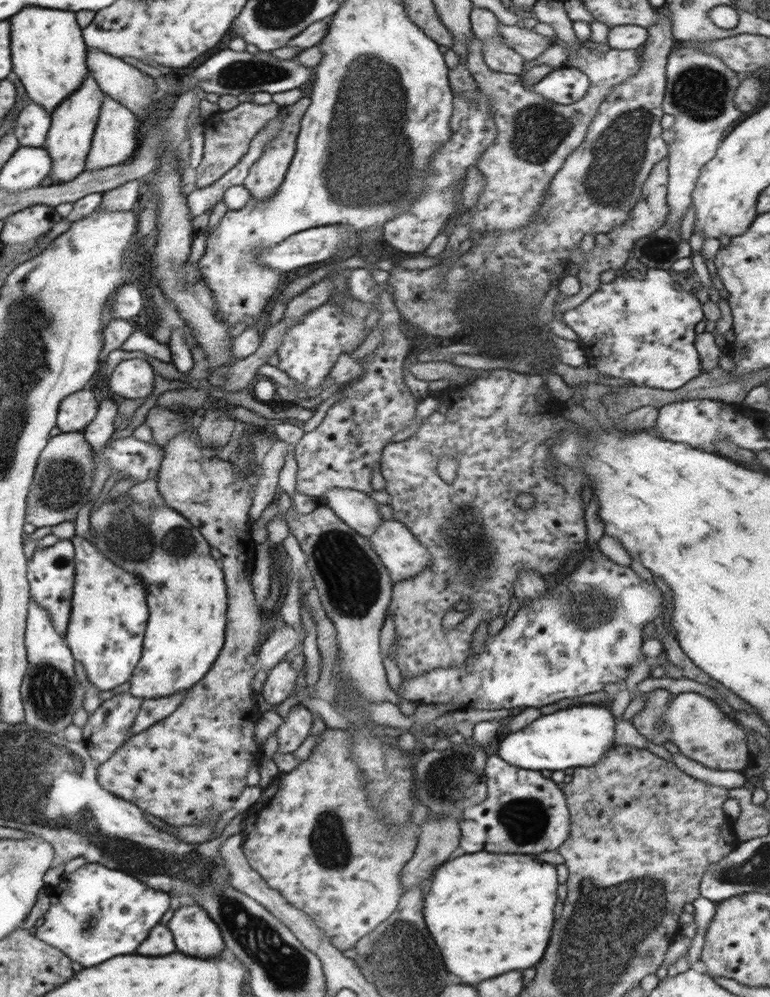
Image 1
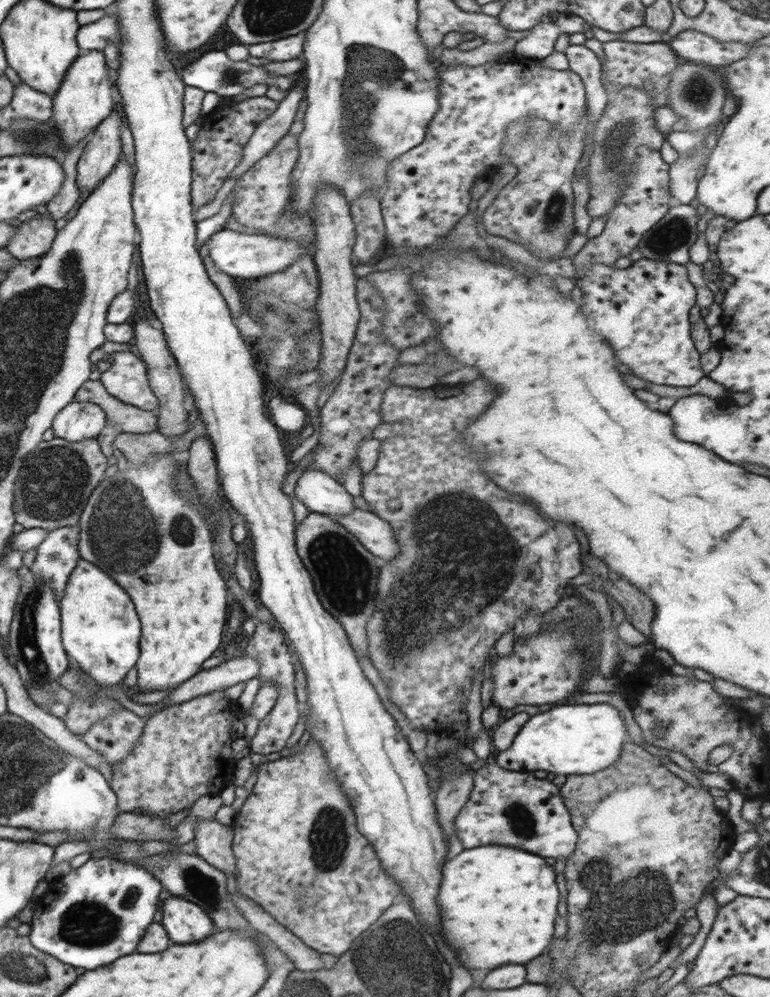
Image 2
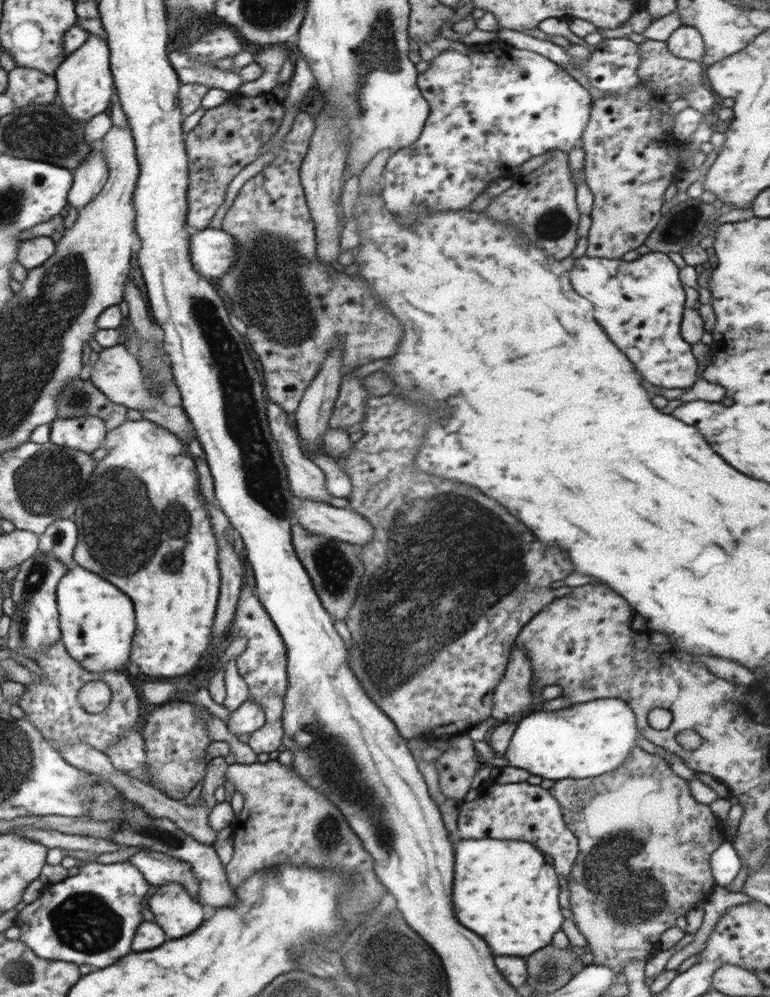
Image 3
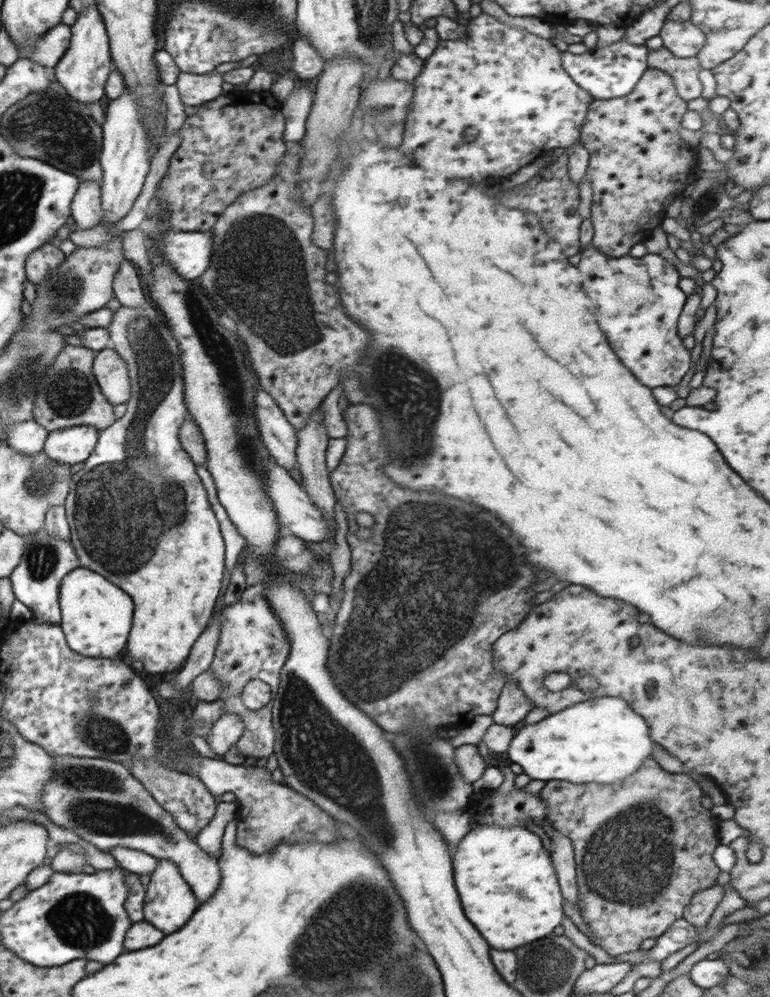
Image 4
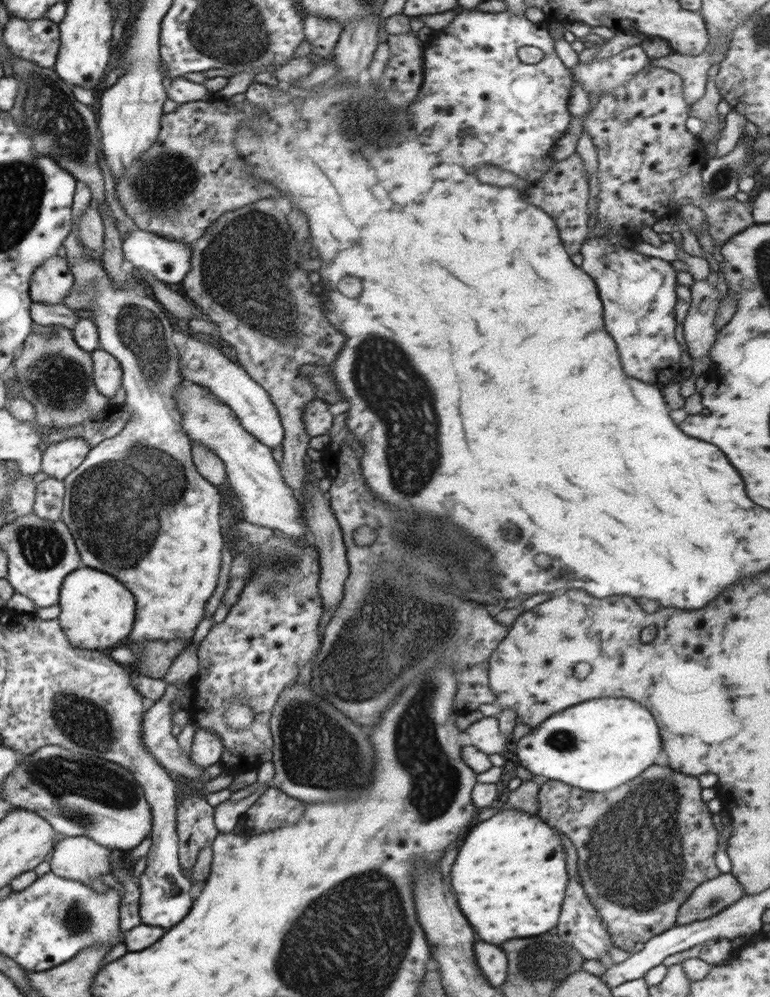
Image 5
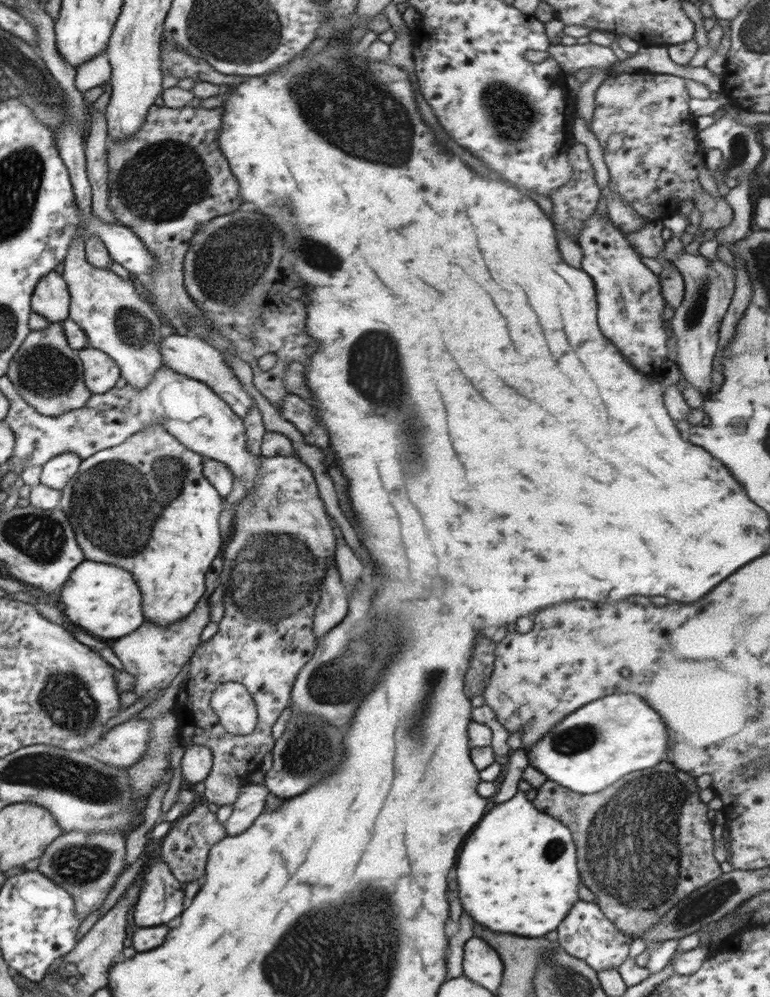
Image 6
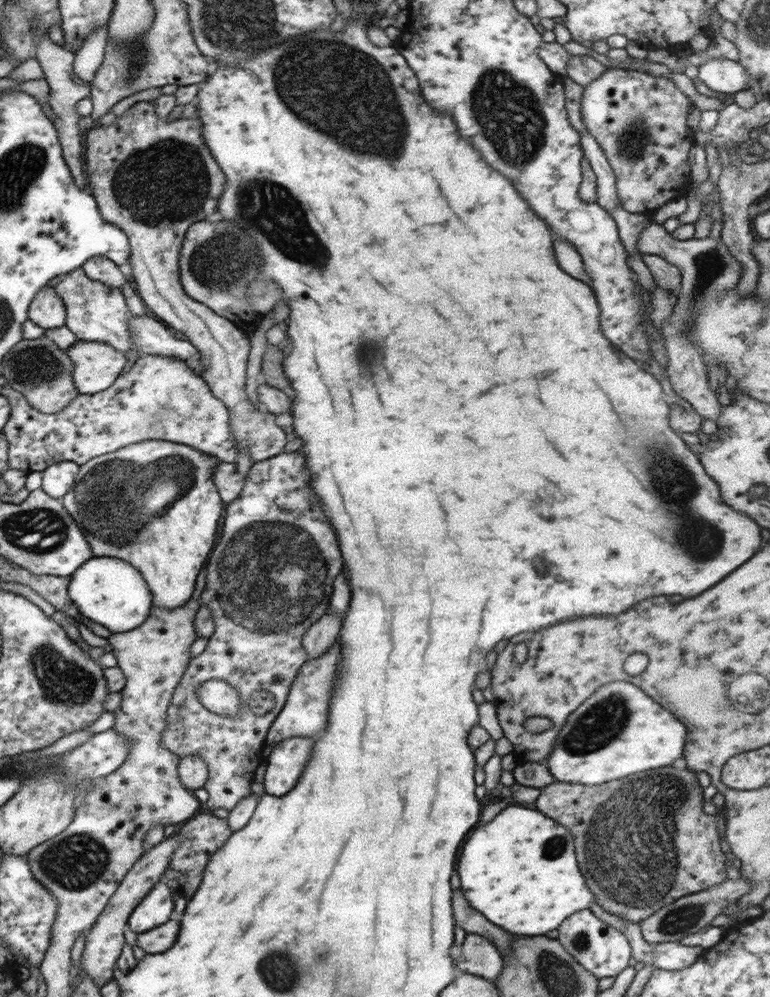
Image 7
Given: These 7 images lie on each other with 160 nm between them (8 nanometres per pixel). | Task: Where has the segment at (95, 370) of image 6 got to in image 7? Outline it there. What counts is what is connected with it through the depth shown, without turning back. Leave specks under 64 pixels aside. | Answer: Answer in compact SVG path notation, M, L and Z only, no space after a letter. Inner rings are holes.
M78 340L67 348L74 363L74 386L80 395L106 390L124 372L127 358L105 342Z

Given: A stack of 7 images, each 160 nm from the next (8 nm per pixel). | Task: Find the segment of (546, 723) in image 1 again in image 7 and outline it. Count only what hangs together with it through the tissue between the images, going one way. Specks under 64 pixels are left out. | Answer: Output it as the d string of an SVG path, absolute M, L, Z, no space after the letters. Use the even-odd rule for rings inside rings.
M608 682L567 717L546 765L557 781L594 786L683 758L686 726L631 682Z

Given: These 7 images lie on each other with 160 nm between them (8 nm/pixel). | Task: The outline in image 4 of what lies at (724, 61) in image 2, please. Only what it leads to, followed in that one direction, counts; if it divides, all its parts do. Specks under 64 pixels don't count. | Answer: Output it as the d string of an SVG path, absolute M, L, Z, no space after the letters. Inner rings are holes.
M665 19L659 36L663 40L663 46L678 58L696 57L706 42L704 32L691 20Z

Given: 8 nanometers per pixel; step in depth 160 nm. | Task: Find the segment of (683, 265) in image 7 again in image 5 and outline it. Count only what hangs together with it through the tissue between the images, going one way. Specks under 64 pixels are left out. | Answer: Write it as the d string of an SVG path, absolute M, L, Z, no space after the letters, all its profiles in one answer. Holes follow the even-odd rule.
M694 280L691 303L682 323L684 338L691 358L700 360L711 353L719 331L714 325L716 309L720 304L720 292L708 281Z

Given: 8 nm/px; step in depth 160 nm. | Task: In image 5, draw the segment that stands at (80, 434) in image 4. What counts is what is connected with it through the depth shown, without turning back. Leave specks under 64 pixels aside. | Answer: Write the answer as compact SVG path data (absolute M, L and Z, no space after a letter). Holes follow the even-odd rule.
M79 436L48 444L43 452L41 471L50 478L63 481L83 463L90 449L91 446Z

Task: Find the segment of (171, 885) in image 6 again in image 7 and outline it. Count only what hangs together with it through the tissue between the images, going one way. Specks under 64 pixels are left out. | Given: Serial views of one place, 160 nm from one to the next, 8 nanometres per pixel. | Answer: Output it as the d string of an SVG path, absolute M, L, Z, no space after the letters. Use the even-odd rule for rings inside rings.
M158 881L129 916L130 930L140 934L168 922L175 909L175 899L165 881Z

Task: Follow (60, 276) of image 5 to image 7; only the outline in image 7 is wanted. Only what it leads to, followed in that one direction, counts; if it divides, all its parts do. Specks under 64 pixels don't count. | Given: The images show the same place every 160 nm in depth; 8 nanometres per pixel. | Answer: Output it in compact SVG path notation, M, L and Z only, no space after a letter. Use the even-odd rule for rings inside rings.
M50 284L36 294L27 313L34 324L44 329L60 328L65 325L64 303L55 291L55 287Z

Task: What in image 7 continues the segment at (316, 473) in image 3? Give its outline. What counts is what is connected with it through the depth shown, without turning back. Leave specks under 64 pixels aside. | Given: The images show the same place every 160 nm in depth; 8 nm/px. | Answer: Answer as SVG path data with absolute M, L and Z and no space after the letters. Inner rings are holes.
M147 315L134 316L129 320L133 346L146 355L160 355L180 359L189 364L190 370L202 376L204 367L199 362L199 352L188 340L174 337L173 330L161 320Z

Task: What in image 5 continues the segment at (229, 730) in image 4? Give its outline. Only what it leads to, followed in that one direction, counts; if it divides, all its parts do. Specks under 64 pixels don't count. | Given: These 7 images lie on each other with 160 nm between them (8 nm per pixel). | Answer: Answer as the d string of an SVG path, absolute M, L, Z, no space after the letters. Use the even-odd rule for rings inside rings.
M198 728L191 747L191 761L195 766L208 768L220 762L223 750L223 742L217 734Z

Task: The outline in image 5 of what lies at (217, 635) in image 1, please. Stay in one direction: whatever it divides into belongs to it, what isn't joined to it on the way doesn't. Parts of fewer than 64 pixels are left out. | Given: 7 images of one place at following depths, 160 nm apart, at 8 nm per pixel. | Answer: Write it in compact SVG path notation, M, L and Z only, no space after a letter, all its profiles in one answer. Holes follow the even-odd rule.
M74 229L65 239L61 253L73 274L75 286L93 286L95 290L95 297L87 304L85 310L92 312L91 320L97 325L99 348L111 354L120 363L123 373L121 386L126 392L124 404L130 410L131 417L126 420L127 425L120 434L91 448L83 463L64 478L62 516L59 519L72 532L83 566L106 570L108 574L120 578L120 582L124 582L124 586L128 586L128 590L132 590L132 594L136 596L136 622L128 636L128 644L148 644L158 639L164 642L184 640L190 645L198 623L205 618L204 608L208 606L208 600L218 586L224 546L220 526L224 496L219 487L215 487L197 471L193 463L190 438L181 425L181 414L173 397L175 388L183 380L181 366L178 364L179 350L176 350L176 345L170 337L170 332L174 334L174 329L170 325L168 312L158 301L136 293L134 288L137 283L133 278L123 287L115 287L102 264L85 257L83 245L78 240L78 232L74 232Z

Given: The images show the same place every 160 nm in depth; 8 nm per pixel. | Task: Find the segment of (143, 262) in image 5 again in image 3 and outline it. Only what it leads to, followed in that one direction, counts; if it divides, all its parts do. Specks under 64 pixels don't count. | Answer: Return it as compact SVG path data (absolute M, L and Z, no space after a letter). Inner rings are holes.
M206 228L190 238L190 258L196 272L215 280L236 262L236 239L221 229Z

